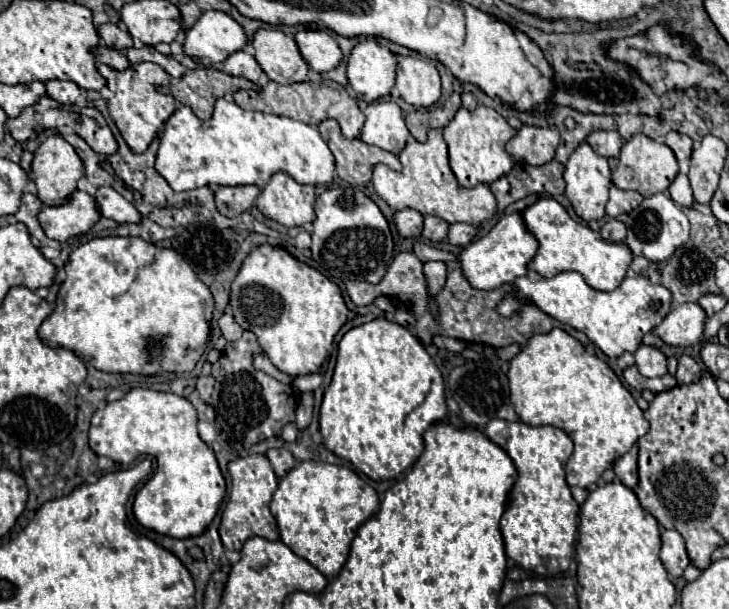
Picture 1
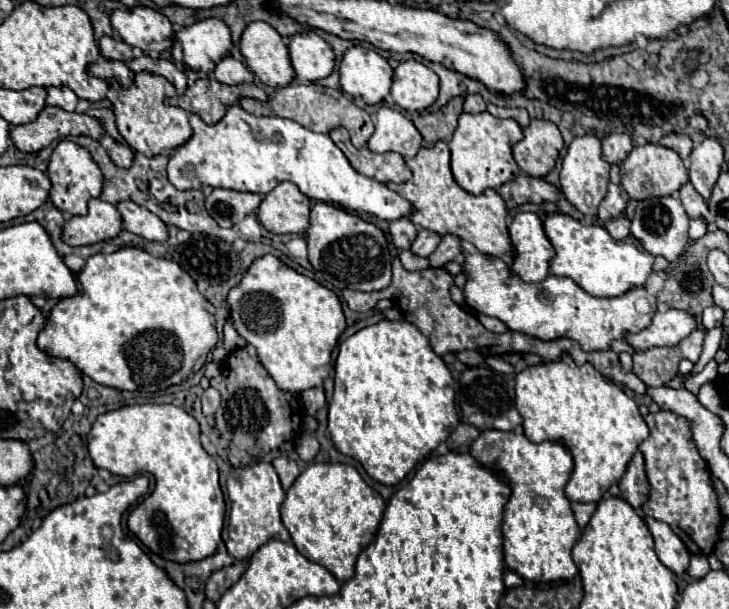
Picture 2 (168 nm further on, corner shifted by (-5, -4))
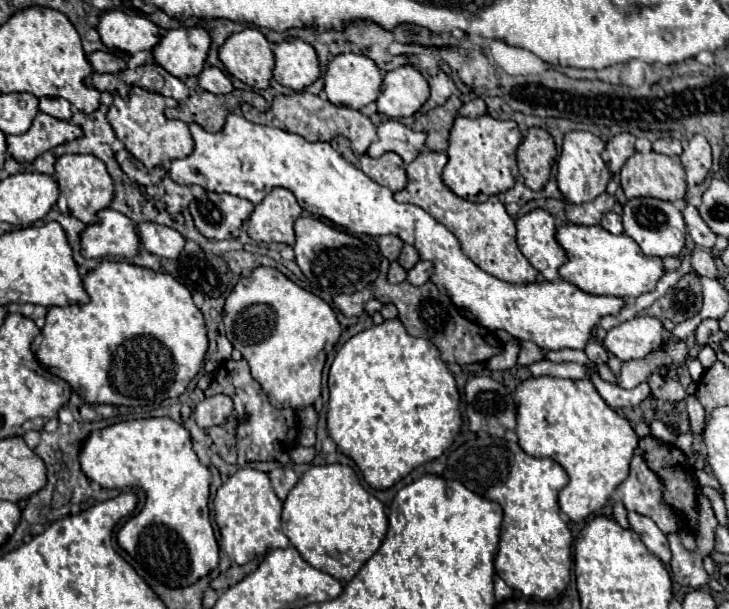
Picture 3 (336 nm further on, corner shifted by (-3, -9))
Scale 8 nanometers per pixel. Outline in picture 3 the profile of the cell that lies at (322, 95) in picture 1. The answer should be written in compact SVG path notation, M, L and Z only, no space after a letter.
M294 92L292 96L284 96L284 94L276 96L272 102L272 114L274 114L274 126L300 134L312 142L318 142L318 140L330 142L334 136L342 134L352 142L352 152L356 156L364 154L368 146L376 140L376 126L370 122L368 116L348 106L334 106L330 100L324 100L310 92Z

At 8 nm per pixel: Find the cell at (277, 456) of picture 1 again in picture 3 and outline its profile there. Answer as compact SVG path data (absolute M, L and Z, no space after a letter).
M280 466L270 472L270 480L272 480L272 486L274 486L278 498L284 500L286 494L292 490L292 486L298 482L298 476L290 466Z

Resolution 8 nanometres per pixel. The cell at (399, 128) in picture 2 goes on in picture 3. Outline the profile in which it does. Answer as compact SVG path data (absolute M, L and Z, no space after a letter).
M398 120L378 124L378 140L370 144L368 156L380 158L386 152L396 152L404 162L412 162L424 148L426 132L414 132Z

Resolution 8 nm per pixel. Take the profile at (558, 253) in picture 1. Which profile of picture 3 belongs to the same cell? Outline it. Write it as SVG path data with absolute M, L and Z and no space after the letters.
M564 224L556 228L556 240L566 252L566 262L558 270L560 276L586 294L636 298L640 294L652 292L664 274L662 260L644 256L640 246L628 234L616 236L600 226Z

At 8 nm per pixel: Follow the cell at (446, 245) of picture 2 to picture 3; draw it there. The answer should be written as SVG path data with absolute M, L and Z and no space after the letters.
M420 260L420 262L408 272L408 282L410 282L410 284L416 284L416 286L426 284L426 282L430 280L430 276L432 276L432 268L434 268L432 262Z

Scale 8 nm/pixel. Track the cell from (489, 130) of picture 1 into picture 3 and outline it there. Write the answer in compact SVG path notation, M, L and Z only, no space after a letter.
M488 114L480 118L454 120L448 140L448 164L442 172L444 184L464 200L484 202L492 194L506 192L514 186L518 176L514 150L522 140L522 132L514 120L496 120Z

